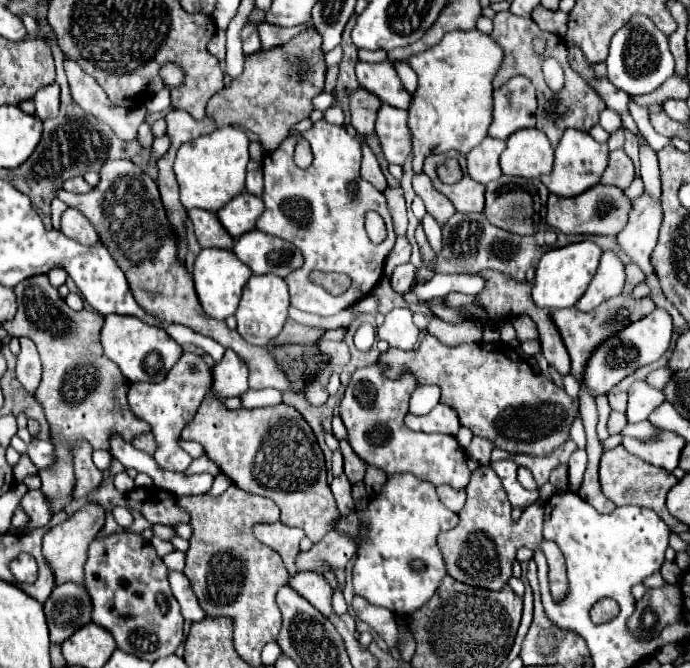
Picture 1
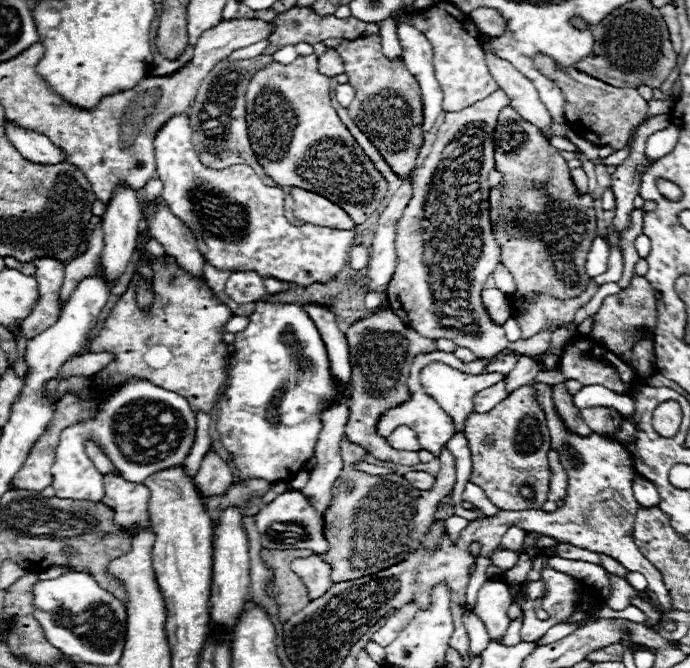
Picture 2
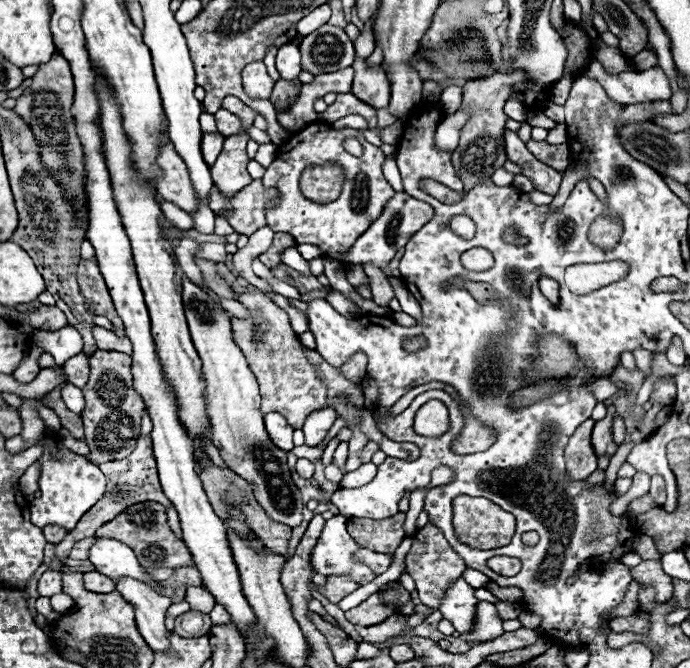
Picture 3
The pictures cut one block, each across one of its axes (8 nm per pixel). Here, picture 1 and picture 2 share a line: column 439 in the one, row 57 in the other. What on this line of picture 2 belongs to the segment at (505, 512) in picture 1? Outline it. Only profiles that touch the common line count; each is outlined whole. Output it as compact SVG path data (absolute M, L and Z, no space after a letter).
M536 56L536 68L546 76L552 76L564 92L566 98L566 120L568 126L592 144L612 146L614 152L624 148L628 142L628 132L644 122L648 102L636 92L636 88L614 88L578 70L556 70L556 64L546 56Z

